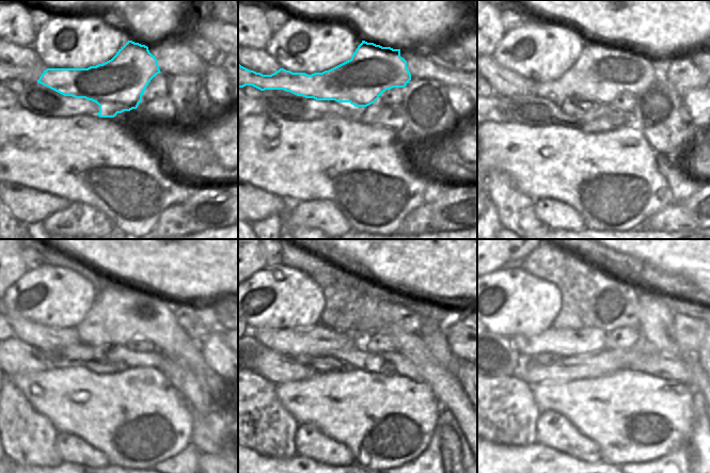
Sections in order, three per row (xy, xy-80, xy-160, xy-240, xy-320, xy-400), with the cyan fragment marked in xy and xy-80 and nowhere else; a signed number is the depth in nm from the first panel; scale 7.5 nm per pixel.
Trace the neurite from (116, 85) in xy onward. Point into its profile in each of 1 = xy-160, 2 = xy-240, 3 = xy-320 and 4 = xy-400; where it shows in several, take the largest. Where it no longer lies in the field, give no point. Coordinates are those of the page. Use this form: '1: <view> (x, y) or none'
1: xy-160 (601, 73)
2: xy-240 (121, 312)
3: xy-320 (442, 380)
4: xy-400 (693, 362)

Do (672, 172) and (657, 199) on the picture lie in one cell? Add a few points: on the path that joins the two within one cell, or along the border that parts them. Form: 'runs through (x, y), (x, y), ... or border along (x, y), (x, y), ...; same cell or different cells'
border along (657, 156), (658, 169), (666, 180), (674, 202); different cells

